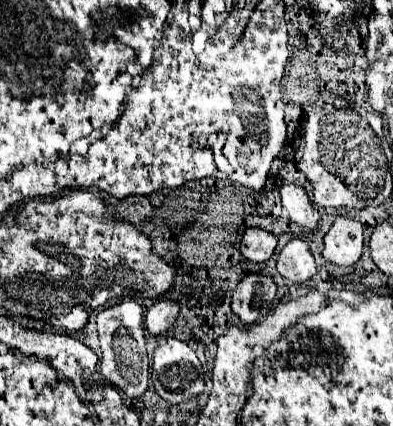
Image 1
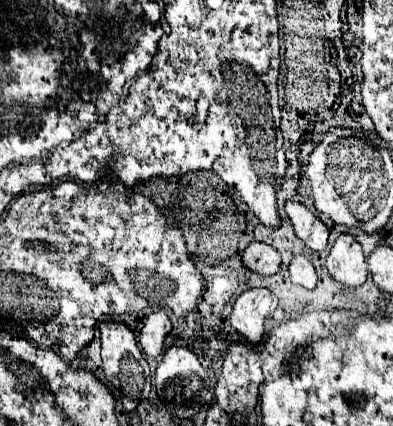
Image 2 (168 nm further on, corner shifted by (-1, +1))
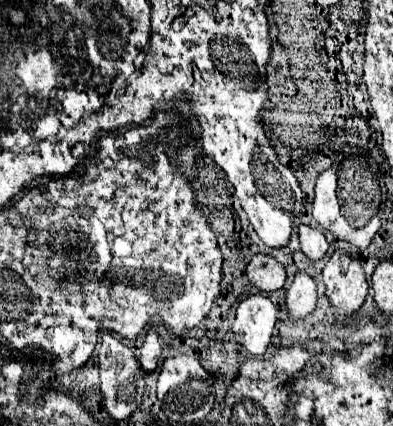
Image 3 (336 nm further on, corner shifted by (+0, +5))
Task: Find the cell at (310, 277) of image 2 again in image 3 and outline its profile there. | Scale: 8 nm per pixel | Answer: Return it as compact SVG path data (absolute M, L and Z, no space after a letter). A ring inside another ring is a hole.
M298 272L292 286L286 290L286 310L290 312L292 320L304 320L308 314L312 314L316 308L316 282L304 274Z

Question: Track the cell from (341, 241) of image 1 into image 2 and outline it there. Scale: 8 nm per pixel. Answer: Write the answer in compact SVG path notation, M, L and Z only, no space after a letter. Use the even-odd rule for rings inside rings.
M349 232L339 234L339 238L335 240L335 244L327 256L325 266L337 282L341 282L343 286L349 286L349 288L361 286L369 274L367 262L361 252L361 244Z

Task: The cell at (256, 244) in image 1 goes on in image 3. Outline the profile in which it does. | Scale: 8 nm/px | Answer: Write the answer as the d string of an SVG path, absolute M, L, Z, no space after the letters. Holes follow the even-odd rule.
M256 254L250 260L246 268L246 276L260 292L276 292L286 282L284 268L272 256L264 256L264 254Z

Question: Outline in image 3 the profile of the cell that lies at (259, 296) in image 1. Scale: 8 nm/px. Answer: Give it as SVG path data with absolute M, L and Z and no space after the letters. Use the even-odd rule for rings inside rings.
M248 296L240 302L236 320L234 320L234 334L236 342L242 344L250 354L262 356L270 346L272 330L276 324L276 308L274 304L262 296Z

